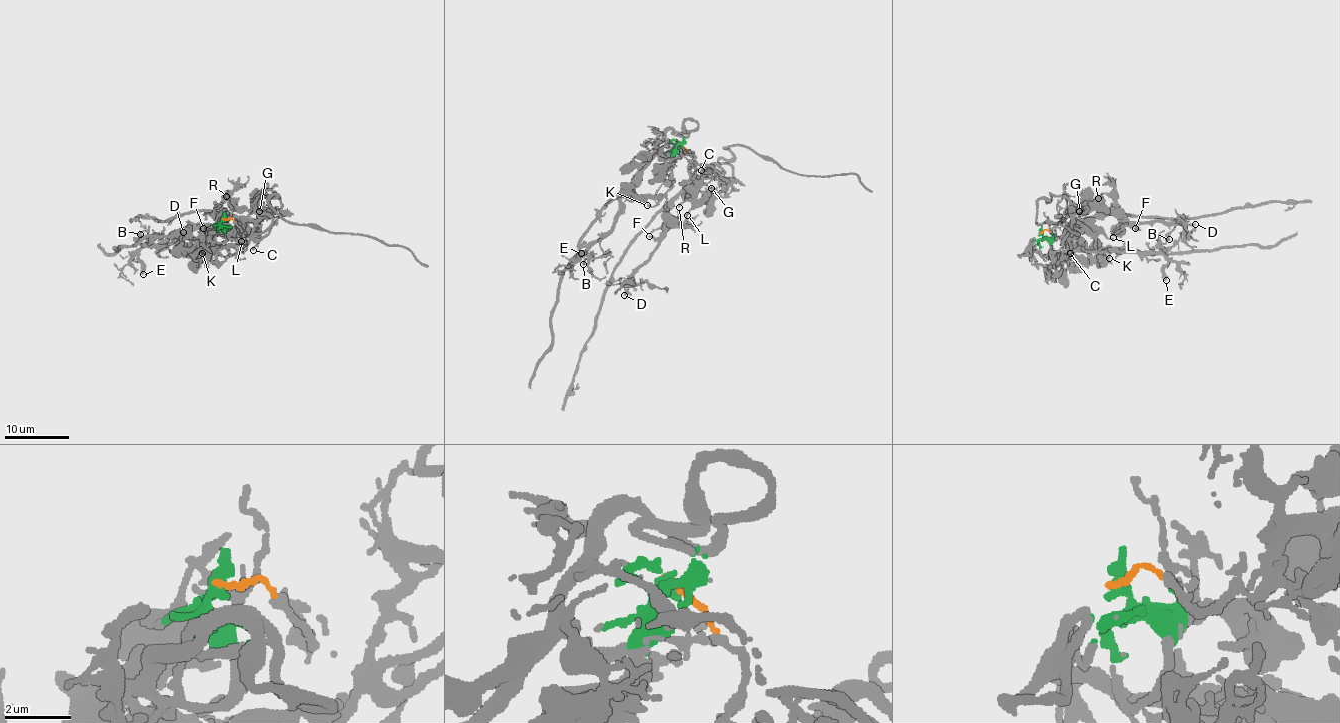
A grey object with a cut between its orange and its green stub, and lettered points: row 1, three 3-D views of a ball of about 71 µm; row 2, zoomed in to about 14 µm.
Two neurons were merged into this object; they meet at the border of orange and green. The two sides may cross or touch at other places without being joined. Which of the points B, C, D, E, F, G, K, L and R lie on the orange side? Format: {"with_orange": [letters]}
{"with_orange": ["C", "D", "F", "G", "L", "R"]}

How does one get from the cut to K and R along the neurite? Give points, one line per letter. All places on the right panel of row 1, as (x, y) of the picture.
K: (1040, 233), (1038, 251), (1041, 253), (1065, 256), (1076, 251), (1095, 257), (1108, 254), (1109, 258)
R: (1040, 233), (1045, 230), (1061, 238), (1066, 235), (1084, 210), (1098, 198)

